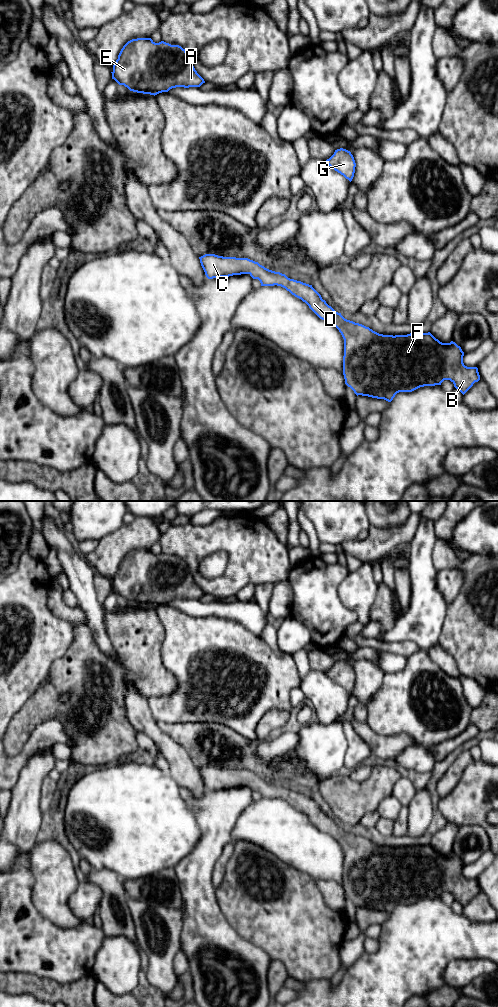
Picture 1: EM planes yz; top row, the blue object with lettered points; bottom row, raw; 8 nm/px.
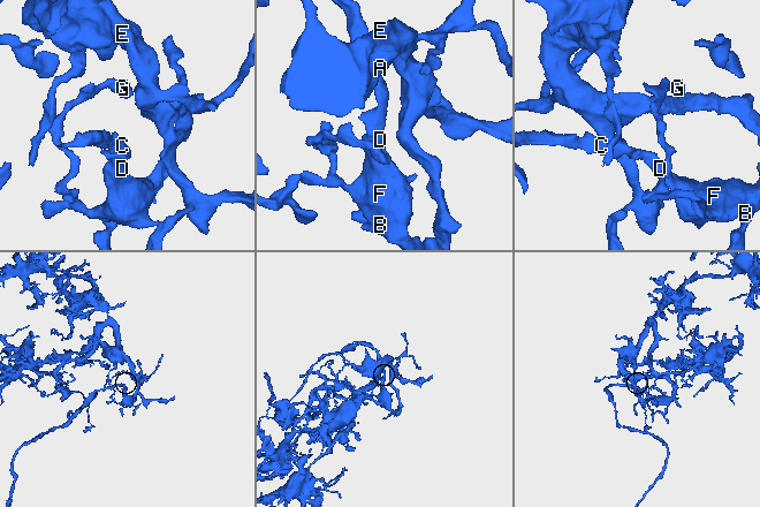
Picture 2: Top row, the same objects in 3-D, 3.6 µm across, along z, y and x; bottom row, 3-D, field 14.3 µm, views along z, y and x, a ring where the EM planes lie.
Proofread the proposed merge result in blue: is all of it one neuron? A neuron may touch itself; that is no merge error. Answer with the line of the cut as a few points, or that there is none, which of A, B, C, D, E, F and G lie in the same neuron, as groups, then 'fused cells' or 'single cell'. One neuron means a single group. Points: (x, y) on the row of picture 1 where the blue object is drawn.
no cut; A B C D E F G; single cell

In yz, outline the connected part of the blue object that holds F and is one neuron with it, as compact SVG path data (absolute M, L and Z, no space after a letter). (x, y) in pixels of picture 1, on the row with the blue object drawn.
M205 254L199 257L199 259L208 279L249 274L253 279L258 279L261 286L277 285L285 288L292 295L305 302L320 319L333 324L339 330L344 339L343 375L345 384L350 387L357 396L368 396L391 402L395 395L399 392L412 392L424 386L441 385L444 380L450 380L454 384L454 387L464 395L475 382L480 380L478 368L467 367L464 365L464 352L462 351L461 347L453 341L450 343L442 343L430 332L414 332L407 335L395 336L379 334L369 327L345 319L341 313L336 312L326 303L325 300L322 299L321 295L312 287L312 285L290 279L285 274L269 270L260 265L258 262L248 258L223 257L215 254Z

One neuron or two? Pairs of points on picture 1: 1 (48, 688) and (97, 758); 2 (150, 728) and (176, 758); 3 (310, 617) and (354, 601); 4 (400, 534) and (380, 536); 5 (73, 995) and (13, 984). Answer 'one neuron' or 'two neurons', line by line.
1: one neuron
2: one neuron
3: two neurons
4: one neuron
5: one neuron

